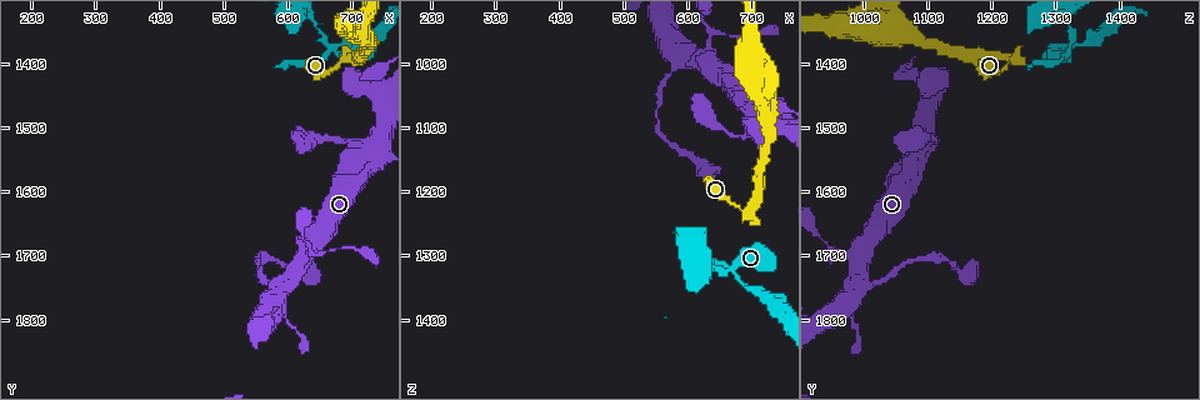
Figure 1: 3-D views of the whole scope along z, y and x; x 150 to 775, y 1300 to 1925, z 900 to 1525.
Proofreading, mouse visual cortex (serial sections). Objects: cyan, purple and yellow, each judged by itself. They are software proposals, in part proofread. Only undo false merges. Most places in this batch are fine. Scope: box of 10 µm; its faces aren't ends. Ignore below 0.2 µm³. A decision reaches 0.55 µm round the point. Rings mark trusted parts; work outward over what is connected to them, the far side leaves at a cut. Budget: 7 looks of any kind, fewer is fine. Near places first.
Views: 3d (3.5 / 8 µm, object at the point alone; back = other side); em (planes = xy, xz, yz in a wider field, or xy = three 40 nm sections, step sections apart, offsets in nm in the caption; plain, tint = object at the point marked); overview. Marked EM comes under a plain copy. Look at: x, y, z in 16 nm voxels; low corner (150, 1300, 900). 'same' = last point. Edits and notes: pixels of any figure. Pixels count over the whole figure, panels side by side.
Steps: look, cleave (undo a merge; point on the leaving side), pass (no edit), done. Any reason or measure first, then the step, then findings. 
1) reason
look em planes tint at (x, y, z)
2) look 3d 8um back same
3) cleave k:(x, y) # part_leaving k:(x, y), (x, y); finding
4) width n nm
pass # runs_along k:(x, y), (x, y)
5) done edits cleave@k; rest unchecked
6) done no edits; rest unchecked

thin arm on a thick one
look 3d 3.5um at (630, 1690, 995)

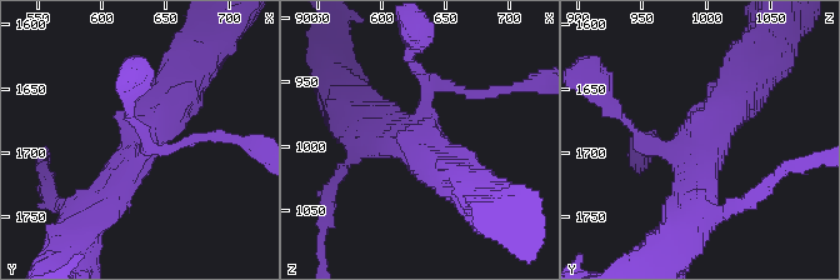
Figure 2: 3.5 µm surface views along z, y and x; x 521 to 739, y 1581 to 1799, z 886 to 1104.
arms 3; arm_widths 200, 350, 500 nm
look em xy step 5 tint at (634, 1692, 988)

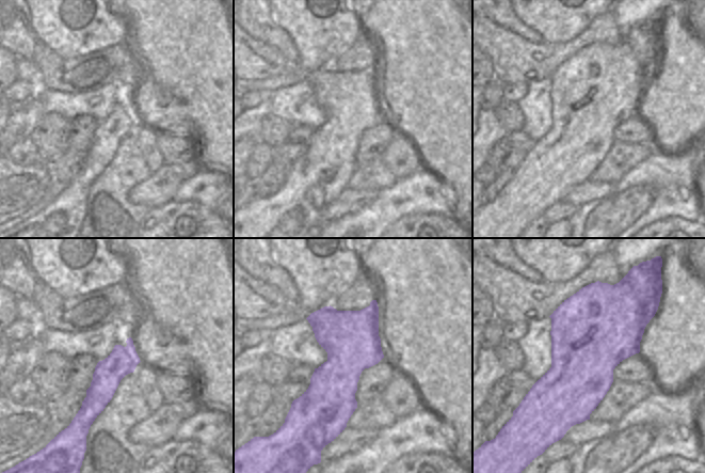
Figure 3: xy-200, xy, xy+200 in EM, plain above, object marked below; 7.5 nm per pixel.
width 420 nm
pass # runs_along 2:(191, 73), (95, 199); one cell here

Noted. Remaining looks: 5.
side arm on a straight run
look 3d 3.5um at (720, 1525, 1100)

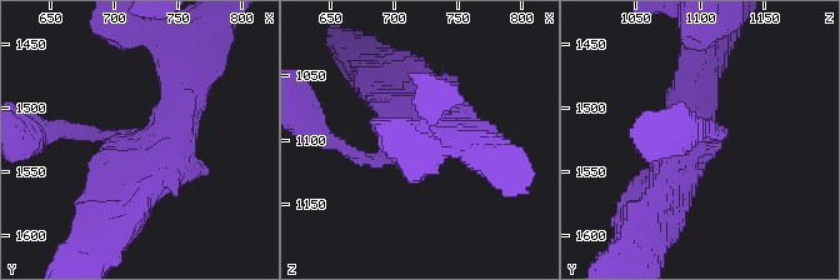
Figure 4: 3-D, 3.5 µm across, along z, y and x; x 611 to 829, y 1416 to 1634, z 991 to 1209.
arms 3; arm_widths 150, 500, 600 nm
look em xy step 2 tint at (718, 1528, 1100)

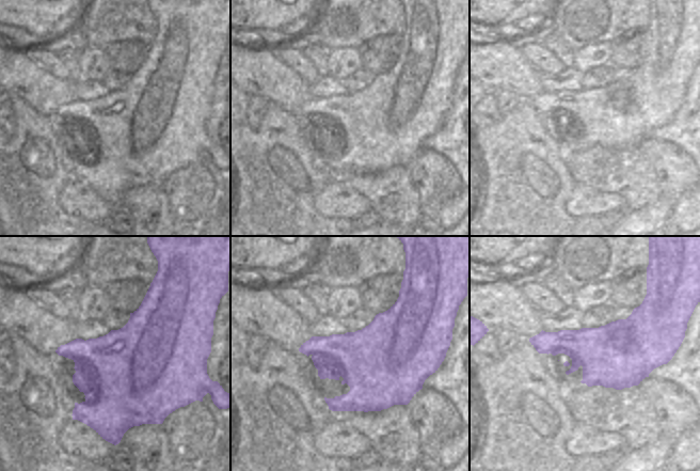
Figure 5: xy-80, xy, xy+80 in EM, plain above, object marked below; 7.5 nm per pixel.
look em xy step 5 tint same

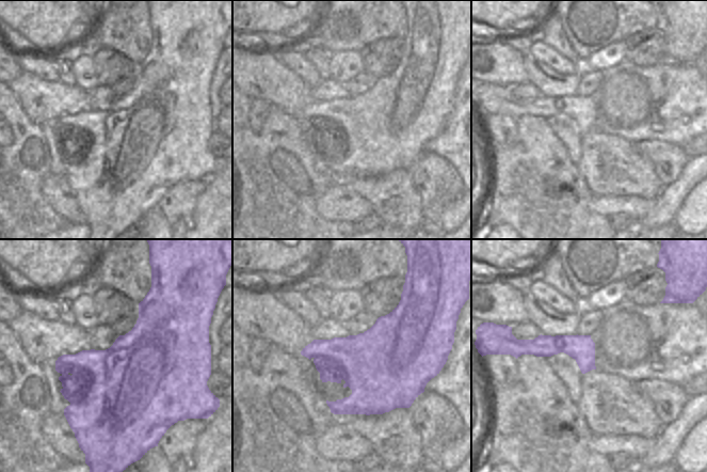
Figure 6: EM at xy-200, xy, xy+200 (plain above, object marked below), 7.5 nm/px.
pass # runs_along 6:(526, 349), (572, 346), (592, 366); all the same cell

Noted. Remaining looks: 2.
sharp bend
look 3d 3.5um at (700, 1385, 1225)

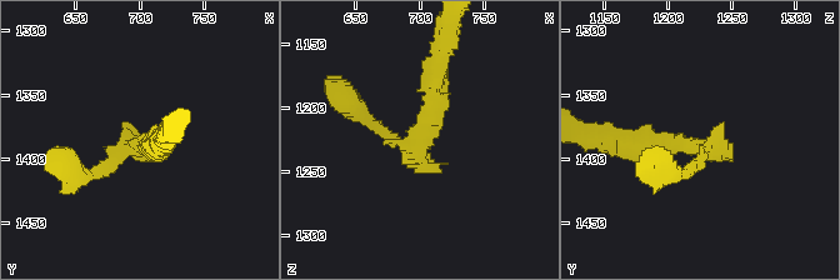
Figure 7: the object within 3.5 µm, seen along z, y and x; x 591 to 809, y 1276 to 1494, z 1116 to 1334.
look em xy step 5 tint at (702, 1386, 1222)

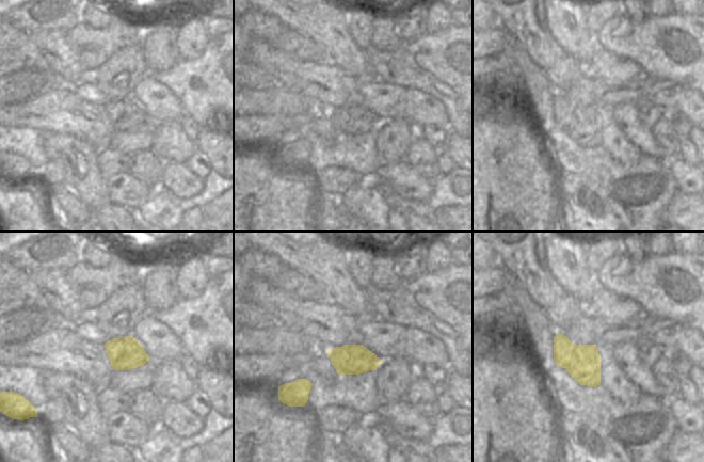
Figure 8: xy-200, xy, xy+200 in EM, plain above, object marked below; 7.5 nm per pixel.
width 220 nm
pass # runs_along 7:(359, 113), (416, 141), (439, 58); all the same cell

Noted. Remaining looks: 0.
done no edits; rest unchecked

